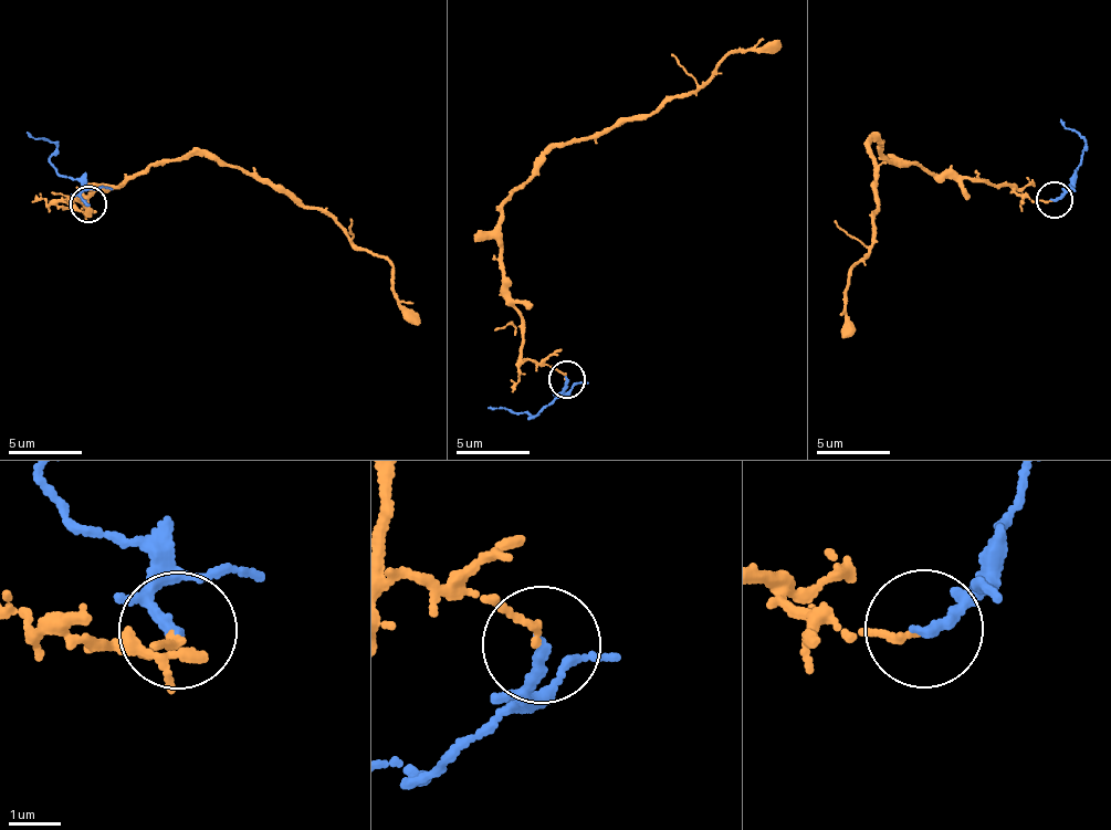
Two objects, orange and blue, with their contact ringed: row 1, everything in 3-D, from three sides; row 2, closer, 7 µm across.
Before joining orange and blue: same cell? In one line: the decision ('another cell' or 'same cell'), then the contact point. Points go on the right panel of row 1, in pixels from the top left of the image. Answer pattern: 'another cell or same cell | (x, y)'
another cell | (1054, 199)

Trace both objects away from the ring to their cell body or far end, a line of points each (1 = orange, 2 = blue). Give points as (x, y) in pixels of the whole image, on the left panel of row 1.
1: (86, 206), (61, 203), (208, 156), (315, 206), (390, 269), (392, 297), (421, 323)
2: (90, 205), (79, 184), (54, 168), (49, 157), (55, 146), (27, 132)

